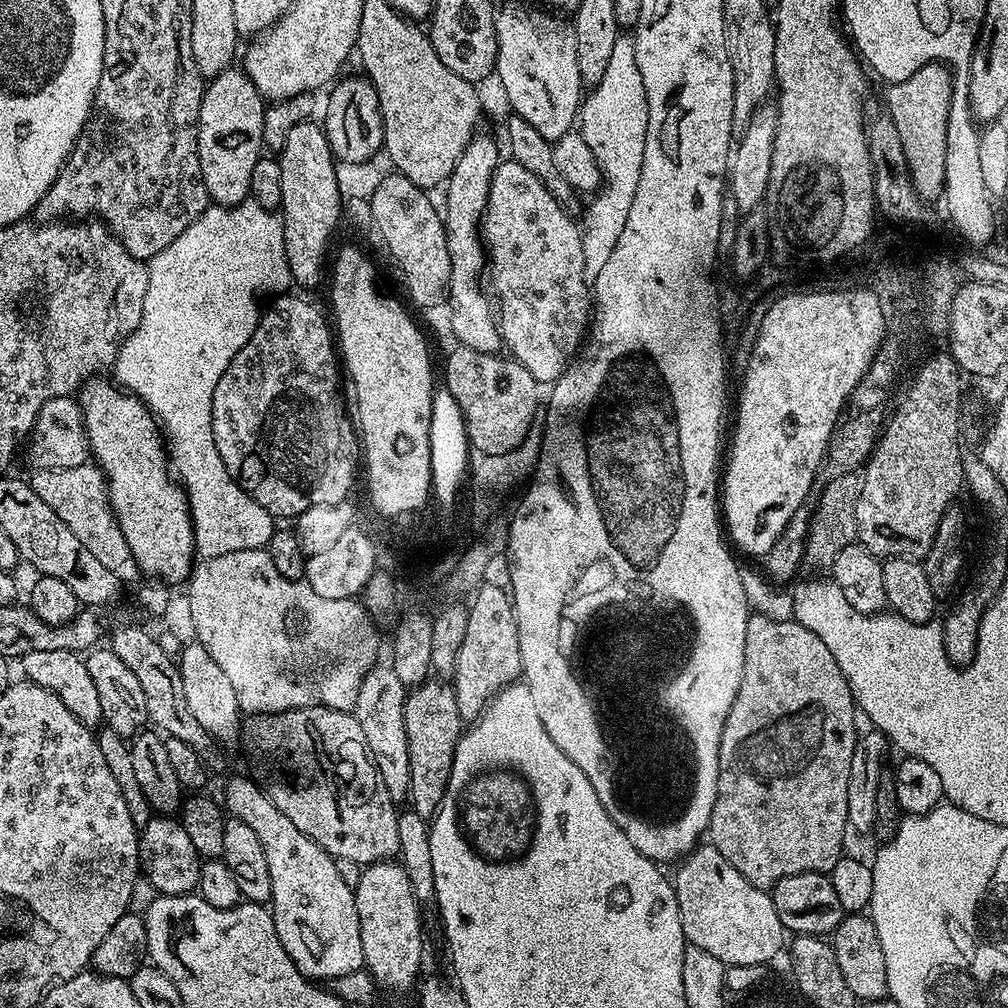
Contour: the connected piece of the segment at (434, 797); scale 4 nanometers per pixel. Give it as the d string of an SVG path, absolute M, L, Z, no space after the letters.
M425 682L409 691L404 701L406 738L410 750L410 808L425 818L431 818L440 811L440 804L448 793L456 743L462 735L455 691L449 685L447 688L444 684L432 683Z

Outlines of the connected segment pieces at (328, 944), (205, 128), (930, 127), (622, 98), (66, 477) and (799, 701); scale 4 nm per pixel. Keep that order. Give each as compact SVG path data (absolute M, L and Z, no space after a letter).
M232 776L225 782L222 804L231 819L246 822L258 842L262 842L266 866L270 866L270 911L278 942L282 942L300 973L313 982L337 980L342 974L361 971L364 951L354 889L342 882L342 874L338 874L336 860L330 853L306 838L306 834L270 802L255 780L244 776Z
M236 66L205 83L196 123L196 145L202 182L216 206L242 204L250 196L250 174L266 145L262 126L266 101L245 73Z
M940 64L920 67L904 82L886 88L884 100L906 162L905 169L916 196L924 202L943 195L946 130L952 97L951 71Z
M617 35L606 75L596 89L583 97L578 113L578 131L603 176L603 187L591 197L592 205L582 219L584 274L592 282L596 281L598 274L602 274L602 266L610 262L610 254L614 254L622 226L626 226L626 214L630 214L630 202L634 202L634 190L638 190L642 154L646 150L646 86L642 86L638 58L634 58L637 41L628 36L631 35Z
M86 462L82 466L73 468L36 470L33 473L33 476L30 476L30 483L34 494L38 494L38 498L42 498L42 502L46 502L46 506L50 506L50 510L54 510L54 514L63 524L70 526L70 530L74 532L74 538L78 538L78 542L82 542L82 546L86 550L90 550L90 554L94 554L94 558L98 558L98 562L106 570L119 573L120 567L124 563L127 565L130 557L124 535L112 514L112 507L108 501L108 489L104 483L104 473L92 462Z
M749 615L746 626L746 650L744 651L744 665L742 666L742 682L738 686L738 694L734 698L734 704L730 706L730 714L726 714L726 726L722 726L720 745L718 746L718 798L714 798L714 810L708 823L707 839L712 839L711 847L746 882L750 882L755 888L770 890L782 878L790 878L794 874L806 874L807 872L822 872L831 874L834 866L845 855L844 832L849 831L848 826L848 779L850 778L850 762L854 758L854 750L858 739L856 732L856 716L858 709L856 701L852 699L852 691L842 673L838 662L834 662L834 654L826 650L826 642L818 638L818 634L810 634L801 624L795 620L771 621L763 616Z

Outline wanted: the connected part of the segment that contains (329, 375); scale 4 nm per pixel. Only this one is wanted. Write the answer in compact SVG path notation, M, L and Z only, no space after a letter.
M280 294L271 301L272 308L265 307L263 309L260 321L258 326L254 330L254 334L250 334L250 342L246 342L246 346L242 346L242 350L238 352L236 357L230 362L230 366L226 366L226 370L222 374L222 378L218 378L218 386L214 386L214 398L212 399L212 429L214 430L214 446L218 446L218 454L222 458L222 466L226 466L226 470L230 475L236 479L236 483L240 485L240 488L248 493L252 497L254 502L258 502L258 506L262 506L272 515L274 518L280 518L280 516L292 516L291 518L299 518L303 512L310 510L314 506L334 506L335 504L343 505L344 500L348 496L348 491L352 488L352 483L356 480L356 464L361 463L362 460L362 445L358 439L357 429L354 427L353 417L350 415L349 409L348 412L344 409L344 400L340 397L340 376L342 380L342 372L338 367L338 348L334 343L334 332L330 327L329 321L328 324L324 321L324 316L315 308L312 304L307 304L304 300L299 300L298 297L292 296L293 294Z

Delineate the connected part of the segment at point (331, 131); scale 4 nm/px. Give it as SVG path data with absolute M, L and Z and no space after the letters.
M357 74L353 80L343 80L335 85L337 88L328 100L322 127L332 155L339 163L366 163L384 146L384 127L378 106L378 94L363 75Z

